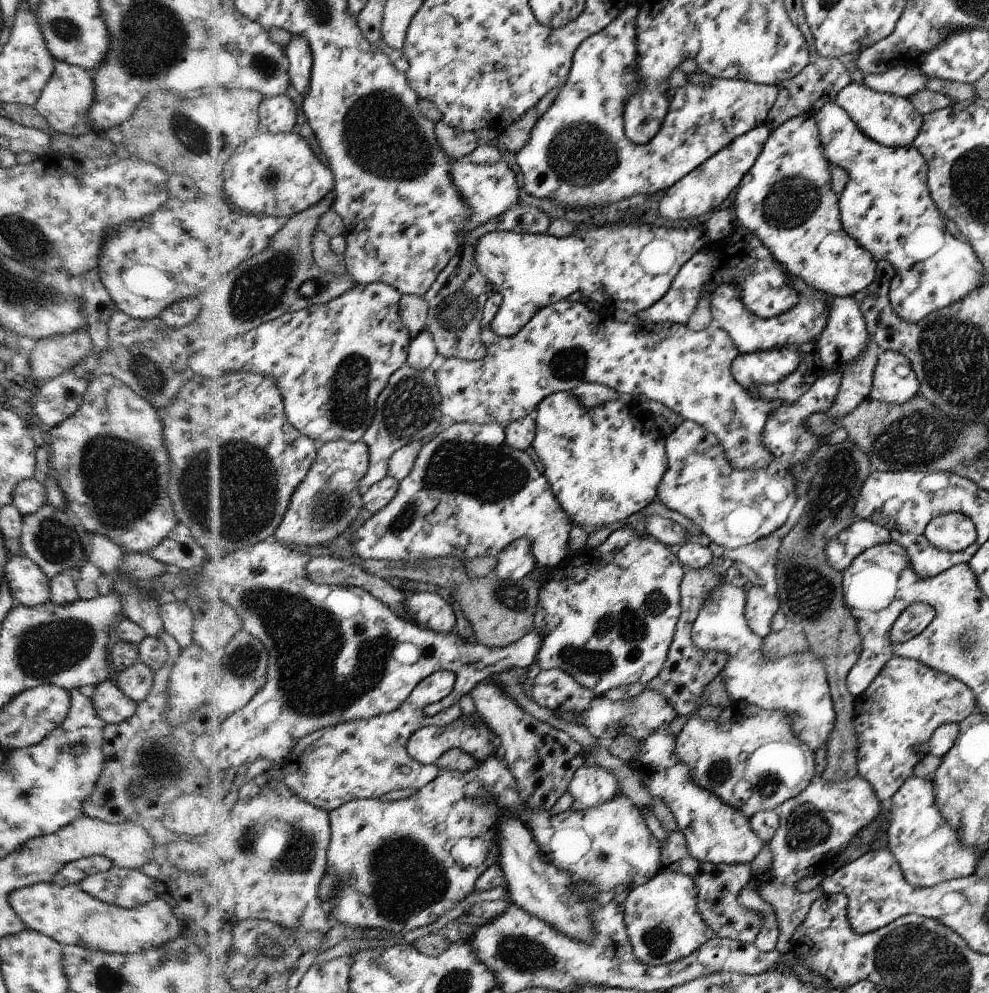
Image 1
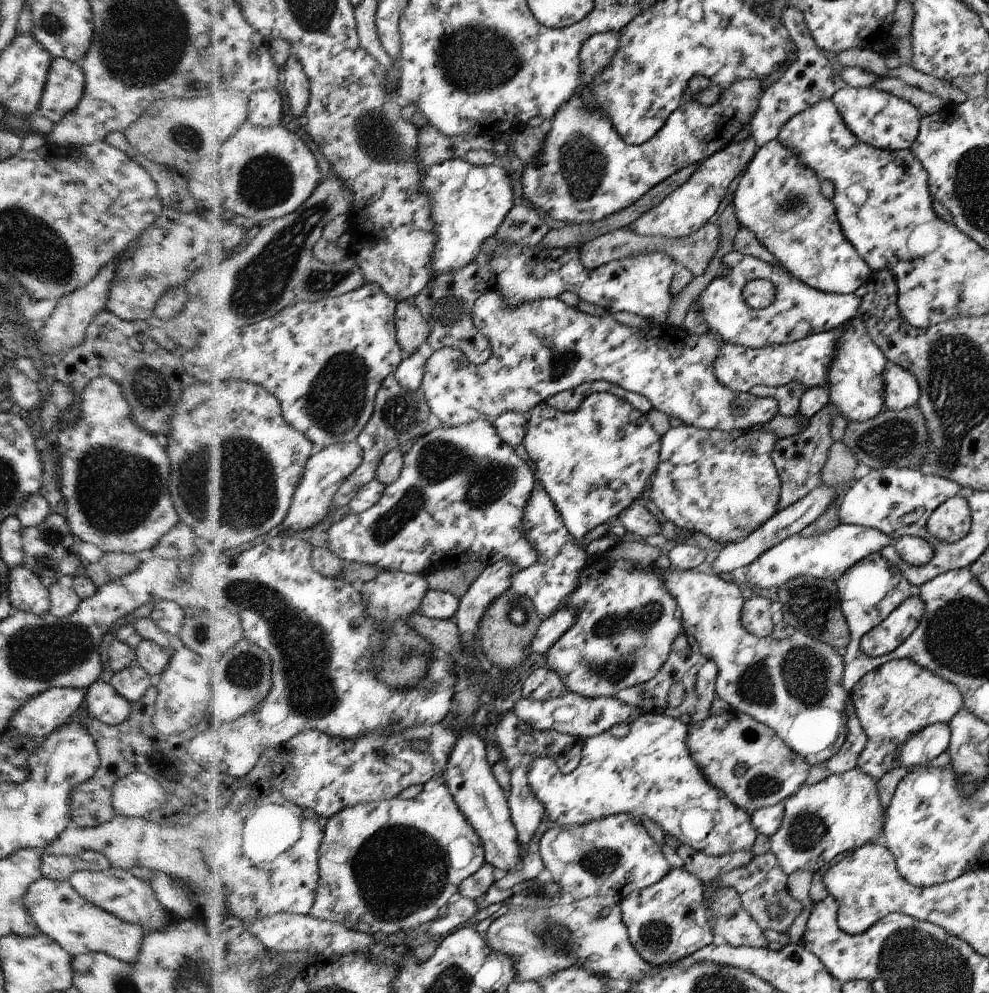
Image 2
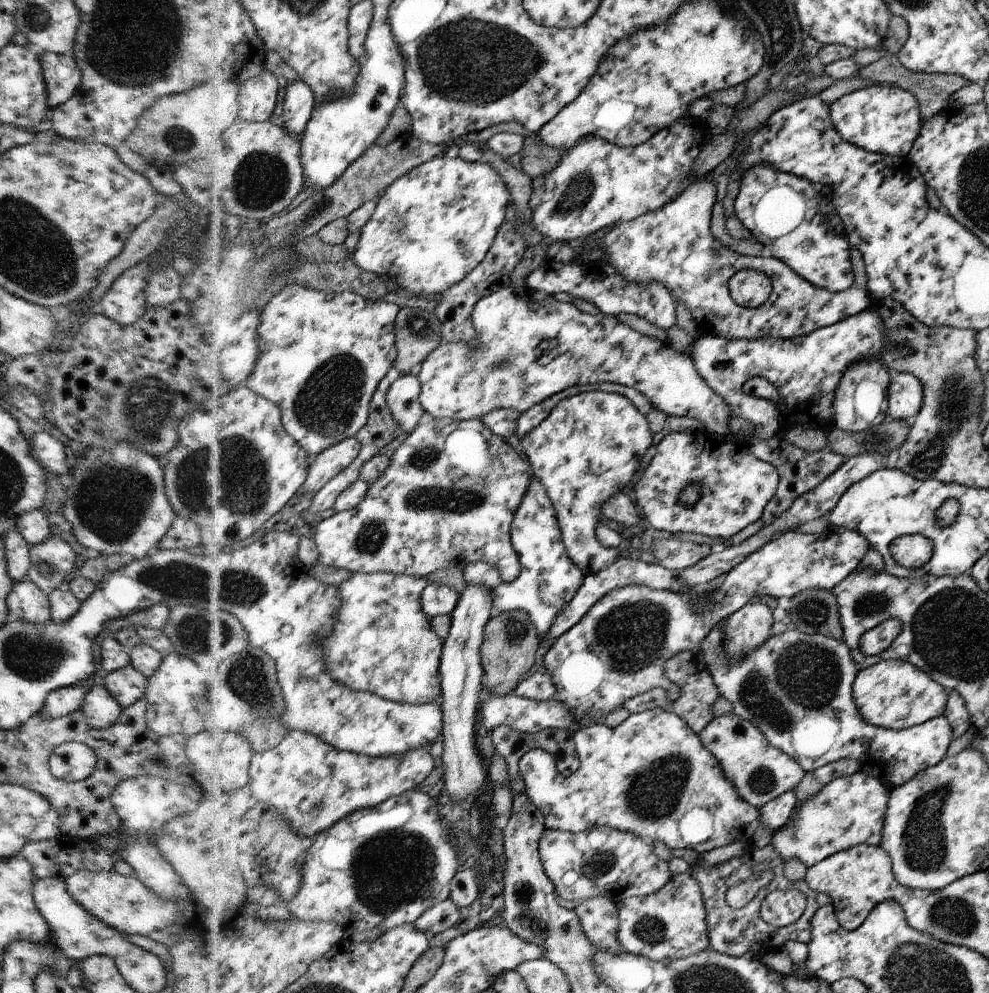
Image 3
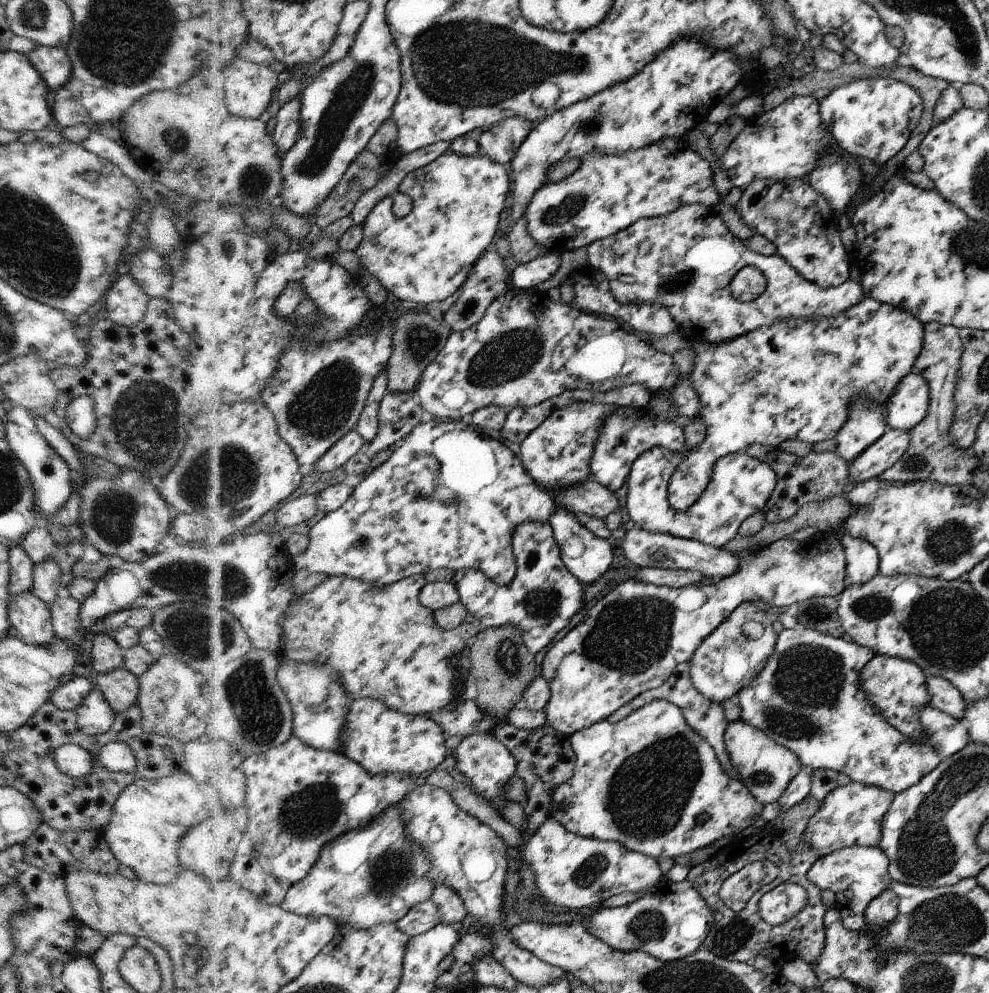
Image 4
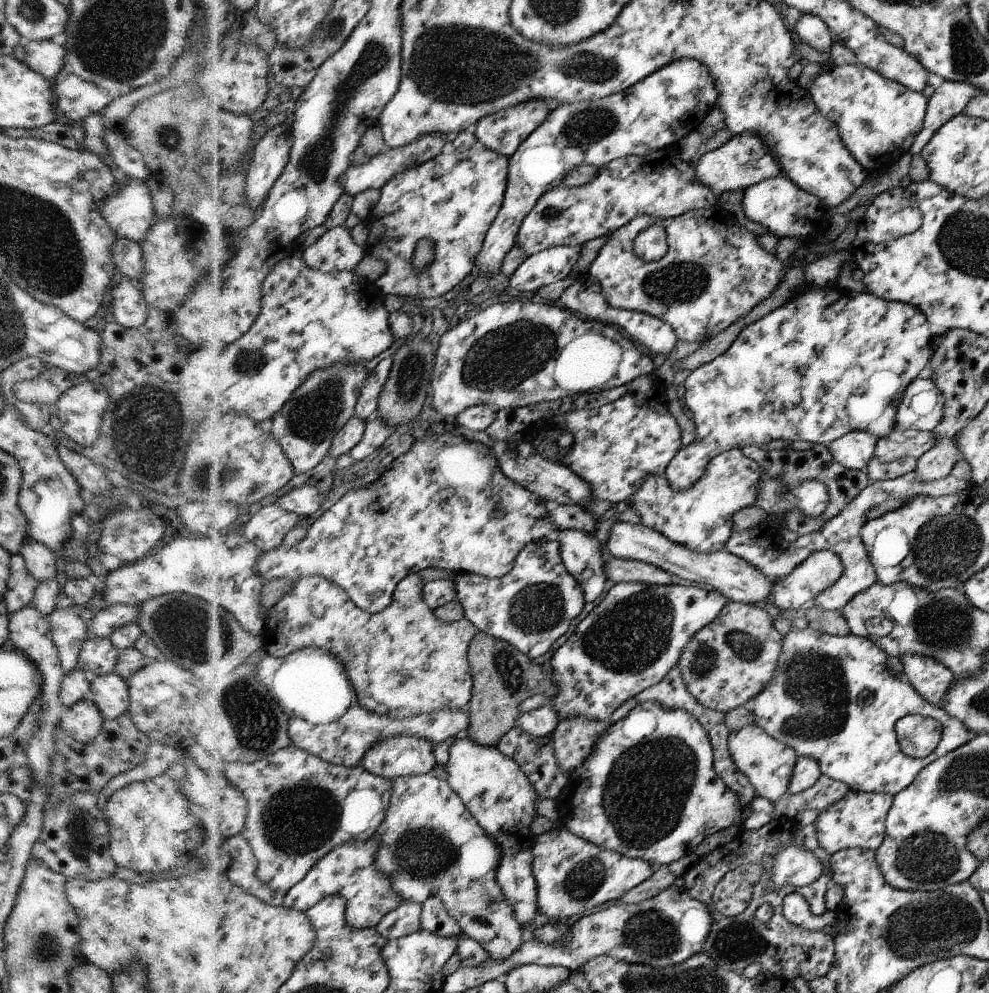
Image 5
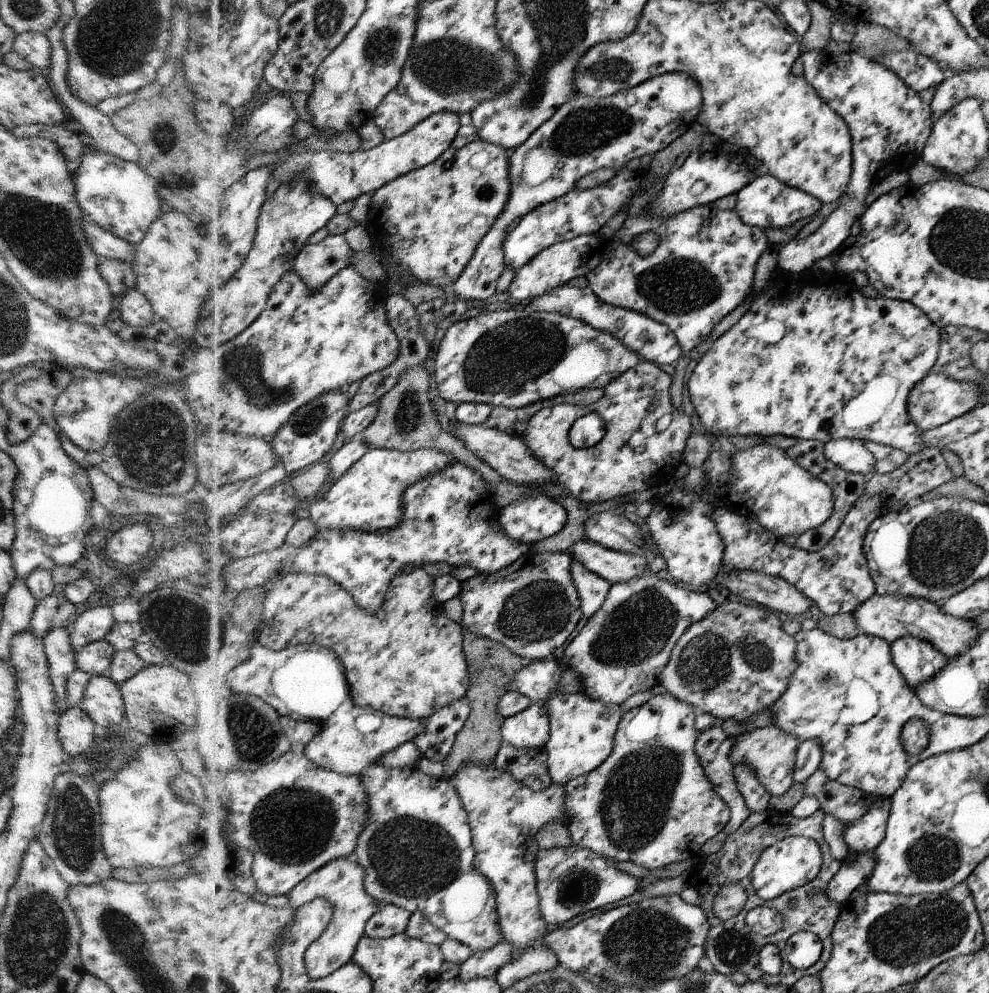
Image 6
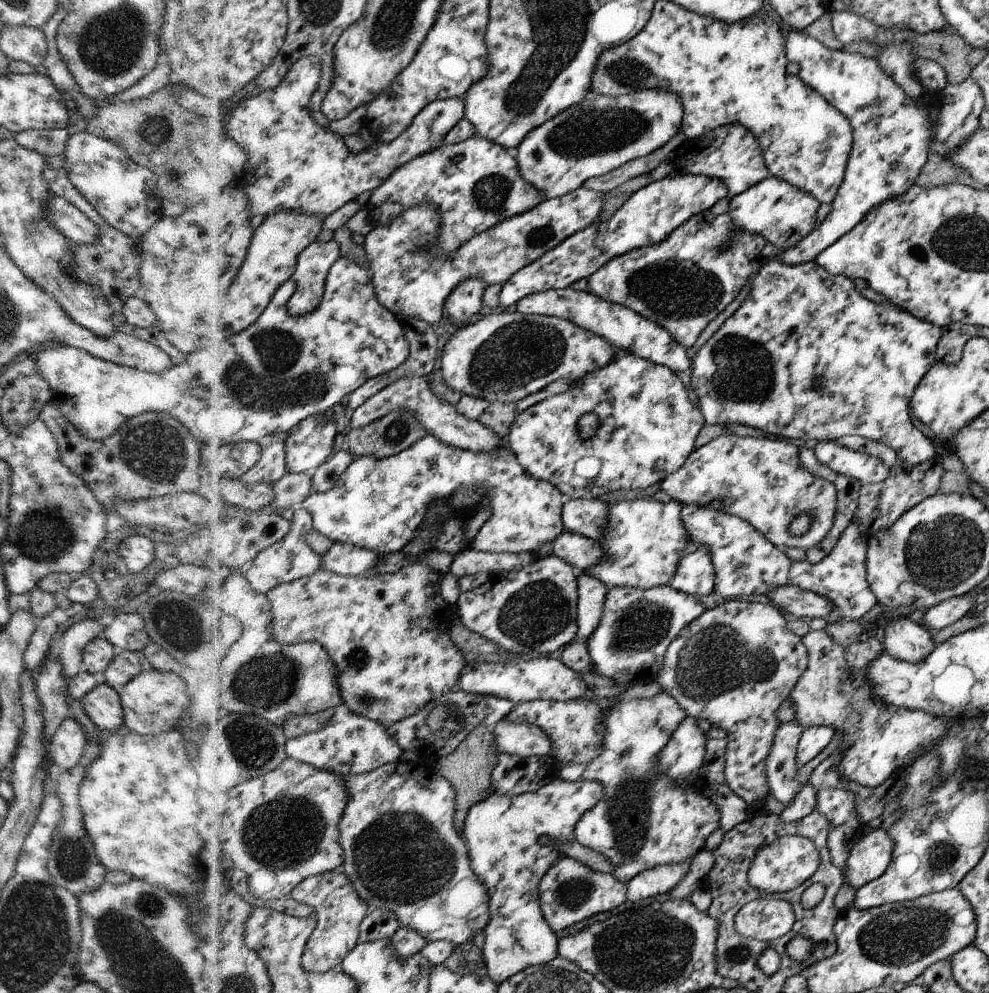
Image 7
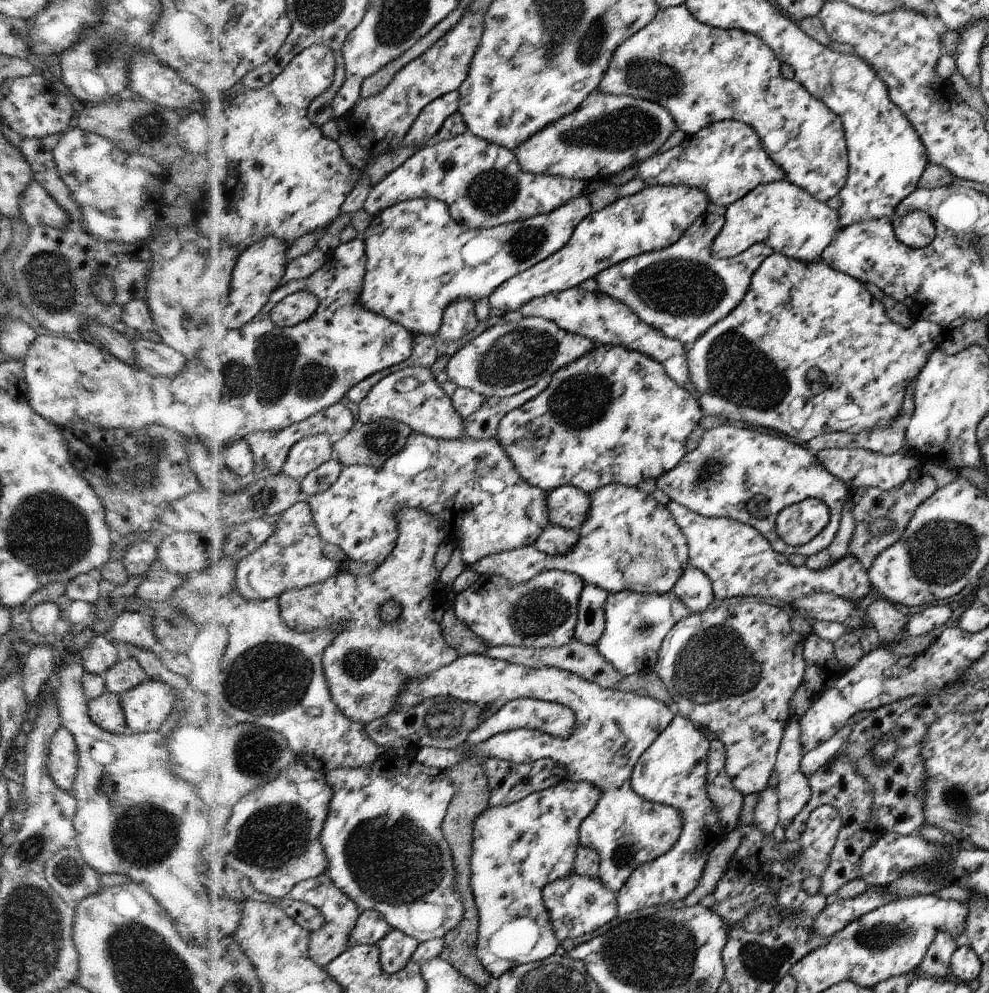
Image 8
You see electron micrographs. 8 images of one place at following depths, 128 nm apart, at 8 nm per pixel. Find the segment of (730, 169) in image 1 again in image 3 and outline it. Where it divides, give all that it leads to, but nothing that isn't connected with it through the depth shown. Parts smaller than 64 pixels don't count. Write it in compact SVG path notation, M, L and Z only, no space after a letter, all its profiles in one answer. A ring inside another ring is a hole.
M709 172L703 177L698 177L696 182L691 182L684 187L682 194L678 198L672 198L666 206L642 214L630 222L619 224L610 230L606 236L600 240L588 240L584 242L585 248L600 246L604 248L606 256L602 258L608 266L616 268L622 278L628 282L638 282L638 284L650 284L658 282L666 286L675 299L681 301L692 315L692 321L696 324L697 332L700 336L714 336L726 338L726 340L762 338L762 336L774 336L774 338L794 338L794 336L805 336L814 333L816 330L834 325L836 322L854 317L856 314L868 309L872 304L872 298L868 290L858 286L850 286L846 290L839 292L828 291L815 286L801 278L788 264L782 260L770 257L753 257L742 255L739 250L734 250L724 246L720 240L710 234L710 214L712 206L716 204L716 184ZM744 268L764 272L773 284L773 293L766 302L757 308L742 307L734 302L730 294L730 282L734 274L744 270Z

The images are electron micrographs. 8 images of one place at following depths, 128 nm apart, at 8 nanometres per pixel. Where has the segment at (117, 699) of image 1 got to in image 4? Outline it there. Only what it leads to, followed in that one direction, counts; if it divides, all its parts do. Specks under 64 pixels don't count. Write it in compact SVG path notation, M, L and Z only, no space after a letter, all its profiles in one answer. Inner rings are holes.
M92 689L74 711L77 713L77 727L90 736L101 735L110 730L116 716L98 689Z

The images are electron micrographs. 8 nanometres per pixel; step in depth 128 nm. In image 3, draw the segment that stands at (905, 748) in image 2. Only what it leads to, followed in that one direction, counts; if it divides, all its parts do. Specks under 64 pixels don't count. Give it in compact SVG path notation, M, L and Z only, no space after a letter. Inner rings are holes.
M620 558L614 562L610 568L606 568L606 570L600 570L600 572L596 572L596 574L589 573L586 576L585 585L578 590L573 601L559 614L552 628L546 632L546 639L558 639L562 634L573 629L578 622L581 622L581 618L588 613L588 610L593 609L594 604L597 604L602 596L606 596L606 594L610 593L610 590L616 590L616 588L624 588L624 586L630 585L642 585L652 587L656 590L674 590L674 592L678 592L678 594L687 591L688 589L682 588L682 582L678 580L676 574L676 571L668 570L660 566L660 564L647 564L646 562L642 562L642 560L636 560L636 558L634 558L634 560L632 558ZM722 625L712 628L706 640L702 642L699 651L704 656L712 672L713 681L718 692L734 707L734 713L748 722L752 722L774 747L794 758L804 768L805 773L842 760L859 761L859 771L877 778L888 788L896 788L906 784L930 768L939 764L945 757L948 747L954 740L954 728L950 728L944 716L932 718L921 725L915 725L900 731L886 729L866 722L854 701L853 683L857 679L858 664L850 651L848 644L842 639L821 636L820 634L805 634L789 627L787 632L770 638L752 654L746 654L740 660L732 660L724 652L724 628Z

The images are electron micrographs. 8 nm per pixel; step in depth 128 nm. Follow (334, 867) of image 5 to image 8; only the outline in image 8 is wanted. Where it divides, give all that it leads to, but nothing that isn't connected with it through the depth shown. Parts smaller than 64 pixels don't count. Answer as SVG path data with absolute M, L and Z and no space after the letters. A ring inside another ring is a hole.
M324 873L318 878L308 879L301 882L296 889L293 890L291 896L296 900L307 902L317 906L322 914L326 917L327 925L324 932L311 933L310 956L324 968L329 968L337 958L351 948L351 939L353 938L353 930L357 928L361 916L366 912L361 906L342 888L339 887L335 880Z

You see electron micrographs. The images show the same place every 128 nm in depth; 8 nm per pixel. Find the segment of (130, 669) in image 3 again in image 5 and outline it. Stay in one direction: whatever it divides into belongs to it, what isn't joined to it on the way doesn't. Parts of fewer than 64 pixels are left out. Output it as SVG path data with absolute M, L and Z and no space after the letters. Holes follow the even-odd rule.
M118 674L91 676L91 701L98 706L104 721L114 720L128 711L129 680Z

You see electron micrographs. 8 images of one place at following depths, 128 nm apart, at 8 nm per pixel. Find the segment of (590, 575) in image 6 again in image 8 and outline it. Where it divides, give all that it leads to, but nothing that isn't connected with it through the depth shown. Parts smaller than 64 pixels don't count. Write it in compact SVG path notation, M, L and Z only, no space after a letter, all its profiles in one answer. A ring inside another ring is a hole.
M586 585L582 589L574 638L587 645L595 645L600 640L605 632L605 602L609 593L594 585Z

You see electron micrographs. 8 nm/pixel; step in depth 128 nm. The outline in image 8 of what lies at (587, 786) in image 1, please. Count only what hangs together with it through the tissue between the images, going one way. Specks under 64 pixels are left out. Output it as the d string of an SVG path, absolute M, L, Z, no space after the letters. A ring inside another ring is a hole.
M463 655L436 673L409 683L401 694L399 710L409 710L422 701L441 696L453 696L468 704L496 705L498 709L519 698L540 699L563 703L574 711L577 722L573 734L567 739L536 729L512 729L470 748L464 748L464 745L452 750L426 747L416 755L422 764L447 771L468 755L484 759L494 757L518 764L533 763L540 758L552 759L569 772L570 780L588 781L600 787L603 796L581 825L581 843L600 855L598 878L615 893L626 884L636 868L668 853L677 844L685 826L682 811L642 798L632 785L633 769L673 722L677 714L674 707L648 694L602 688L573 672L550 665L528 669L486 655Z

